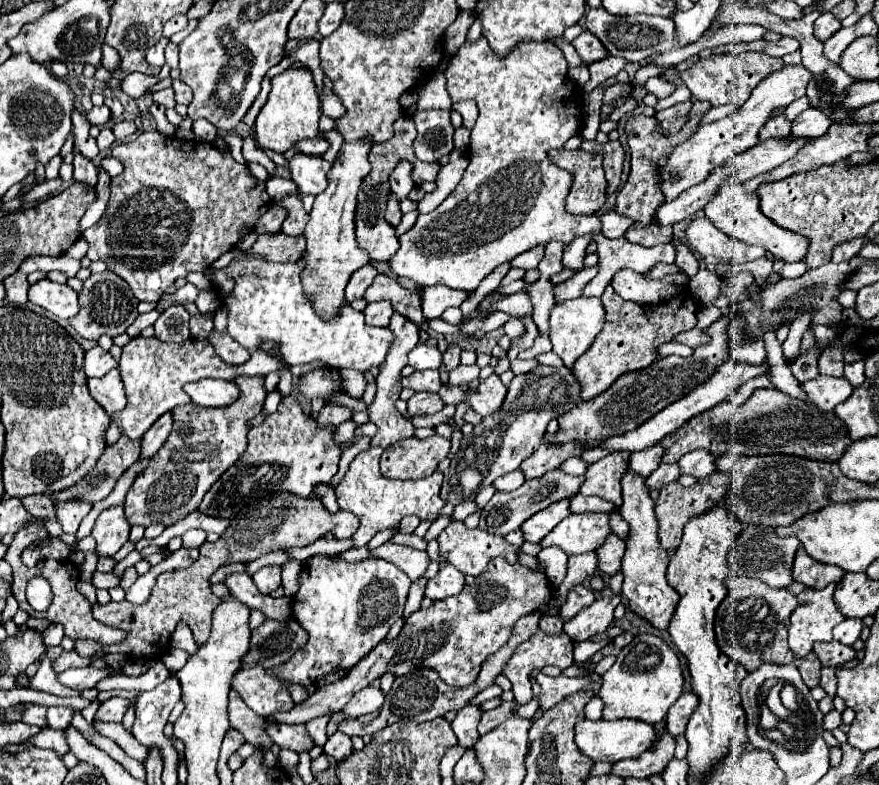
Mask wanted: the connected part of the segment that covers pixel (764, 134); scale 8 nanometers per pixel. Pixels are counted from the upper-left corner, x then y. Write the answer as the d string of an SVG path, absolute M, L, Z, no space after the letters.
M781 113L767 121L767 125L759 131L759 141L765 141L769 137L785 137L791 133L791 121Z

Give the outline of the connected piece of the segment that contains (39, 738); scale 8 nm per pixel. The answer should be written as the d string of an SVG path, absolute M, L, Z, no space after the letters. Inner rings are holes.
M45 727L45 729L43 729L39 735L35 735L33 739L29 739L29 741L25 741L25 743L21 743L21 745L9 745L9 747L5 747L3 751L17 753L17 751L23 751L25 747L29 747L29 745L37 745L37 747L45 747L45 749L55 749L59 755L63 755L63 753L69 751L63 731L49 729L49 727Z

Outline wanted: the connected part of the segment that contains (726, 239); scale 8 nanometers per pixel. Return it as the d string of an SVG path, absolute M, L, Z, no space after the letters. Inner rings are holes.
M697 217L685 231L685 243L699 255L715 255L729 263L749 263L765 257L763 247L753 247L719 231L707 217Z

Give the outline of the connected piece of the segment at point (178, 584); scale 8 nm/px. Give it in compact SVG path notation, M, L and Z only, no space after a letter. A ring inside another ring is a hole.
M277 493L271 499L251 503L249 507L245 507L241 513L235 515L229 529L219 537L219 541L201 545L201 555L189 569L161 573L157 577L157 585L147 603L133 605L129 601L121 601L121 603L111 601L107 605L99 605L99 603L93 605L93 617L97 621L109 627L127 629L131 633L125 643L105 647L91 639L77 639L75 651L85 657L103 651L103 653L123 653L129 657L133 655L135 659L159 659L169 647L169 639L179 621L185 621L193 631L197 645L203 645L211 631L211 615L221 601L219 597L213 595L209 579L221 565L231 561L255 561L257 557L277 549L305 547L321 539L327 531L331 531L337 539L347 539L355 533L357 527L359 521L355 519L353 513L337 511L337 515L329 515L319 499L301 499L291 493Z

